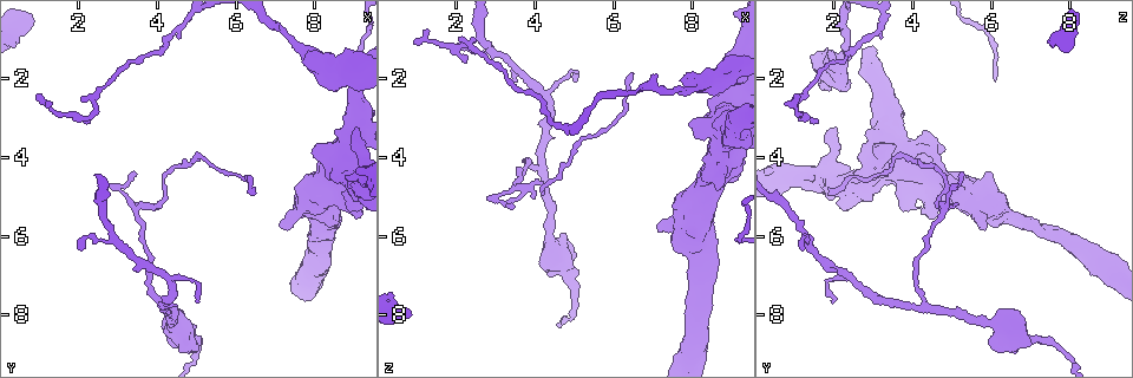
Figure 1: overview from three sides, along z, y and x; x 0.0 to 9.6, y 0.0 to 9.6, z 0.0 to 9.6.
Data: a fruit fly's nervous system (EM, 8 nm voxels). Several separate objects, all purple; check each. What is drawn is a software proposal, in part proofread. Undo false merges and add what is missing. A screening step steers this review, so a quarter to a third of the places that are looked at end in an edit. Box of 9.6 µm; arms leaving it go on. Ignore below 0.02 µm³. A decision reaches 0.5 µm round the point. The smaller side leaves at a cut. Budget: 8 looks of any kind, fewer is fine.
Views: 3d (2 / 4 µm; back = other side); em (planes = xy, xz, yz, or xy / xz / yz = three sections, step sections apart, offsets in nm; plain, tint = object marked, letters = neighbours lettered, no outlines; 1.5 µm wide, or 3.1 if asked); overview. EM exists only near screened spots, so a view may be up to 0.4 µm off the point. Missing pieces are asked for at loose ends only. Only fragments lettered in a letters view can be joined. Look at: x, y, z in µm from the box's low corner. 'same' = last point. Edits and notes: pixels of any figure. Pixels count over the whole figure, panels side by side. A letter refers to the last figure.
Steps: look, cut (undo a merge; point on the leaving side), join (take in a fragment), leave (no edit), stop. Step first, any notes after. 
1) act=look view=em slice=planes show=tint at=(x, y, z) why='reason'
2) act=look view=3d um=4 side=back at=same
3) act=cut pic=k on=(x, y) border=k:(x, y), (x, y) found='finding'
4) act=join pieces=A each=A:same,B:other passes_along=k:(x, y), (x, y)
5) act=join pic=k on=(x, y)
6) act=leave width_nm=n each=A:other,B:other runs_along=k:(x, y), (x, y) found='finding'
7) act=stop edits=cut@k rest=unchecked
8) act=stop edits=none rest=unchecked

act=look view=em slice=planes show=letters at=(3.45, 4.35, 5.25) why='branch stops here'

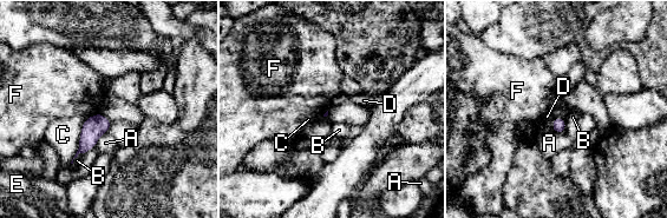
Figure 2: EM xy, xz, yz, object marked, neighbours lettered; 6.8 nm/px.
act=leave each=A:other,B:other,C:other,D:other,E:other,F:other border=2:(99, 112), (89, 117) found='no lettered fragment goes on from it'

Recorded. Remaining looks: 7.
act=look view=3d um=2 at=(8.20, 2.20, 2.30)

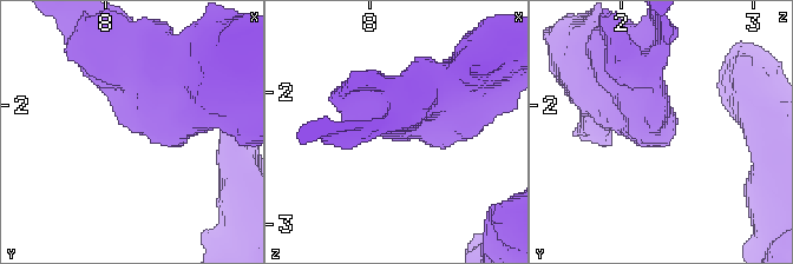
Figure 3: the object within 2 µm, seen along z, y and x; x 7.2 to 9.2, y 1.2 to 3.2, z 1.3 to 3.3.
act=look view=em slice=yz step=8 show=tint at=(8.24, 2.20, 2.28) why='shape alone is not enough'

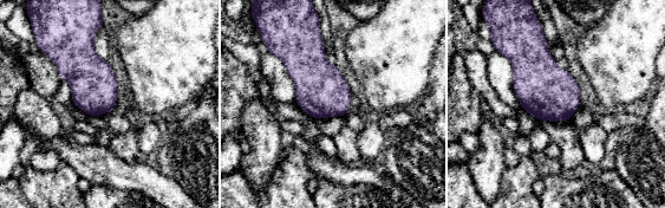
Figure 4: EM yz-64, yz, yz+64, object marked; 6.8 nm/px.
act=look view=em slice=planes show=letters at=same

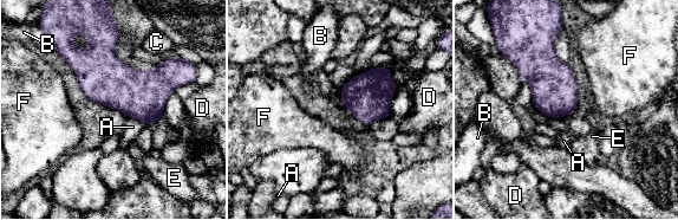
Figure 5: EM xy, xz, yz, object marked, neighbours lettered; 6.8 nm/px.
act=leave each=A:other,B:other,C:other,D:other,E:other,F:other border=5:(126, 117), (134, 117), (145, 124) found='none of them fits'

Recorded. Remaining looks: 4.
act=look view=em slice=xy step=4 show=tint at=(6.45, 4.80, 1.80) why='branch stops here'

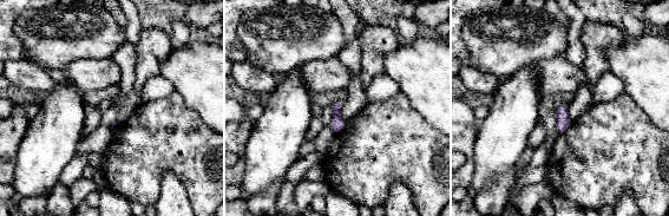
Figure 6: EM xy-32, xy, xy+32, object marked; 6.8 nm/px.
act=look view=em slice=planes show=tint at=same why='cut it another way'

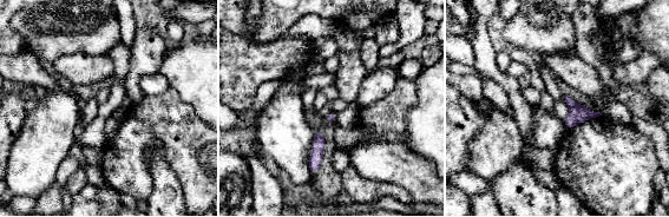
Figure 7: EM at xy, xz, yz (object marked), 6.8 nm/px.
act=look view=em slice=planes show=letters at=same why='what lies round it'

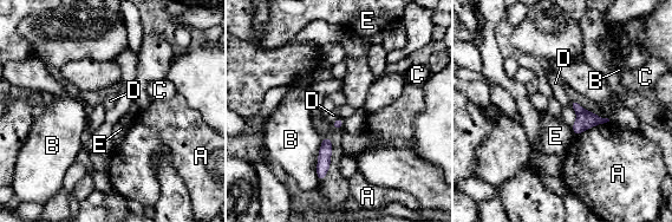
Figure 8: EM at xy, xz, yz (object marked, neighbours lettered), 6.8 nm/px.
act=leave width_nm=70 each=A:other,B:other,C:other,D:other,E:other border=8:(338, 117), (332, 123) found='none of them fits'

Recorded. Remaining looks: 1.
act=stop edits=none rest=unchecked

